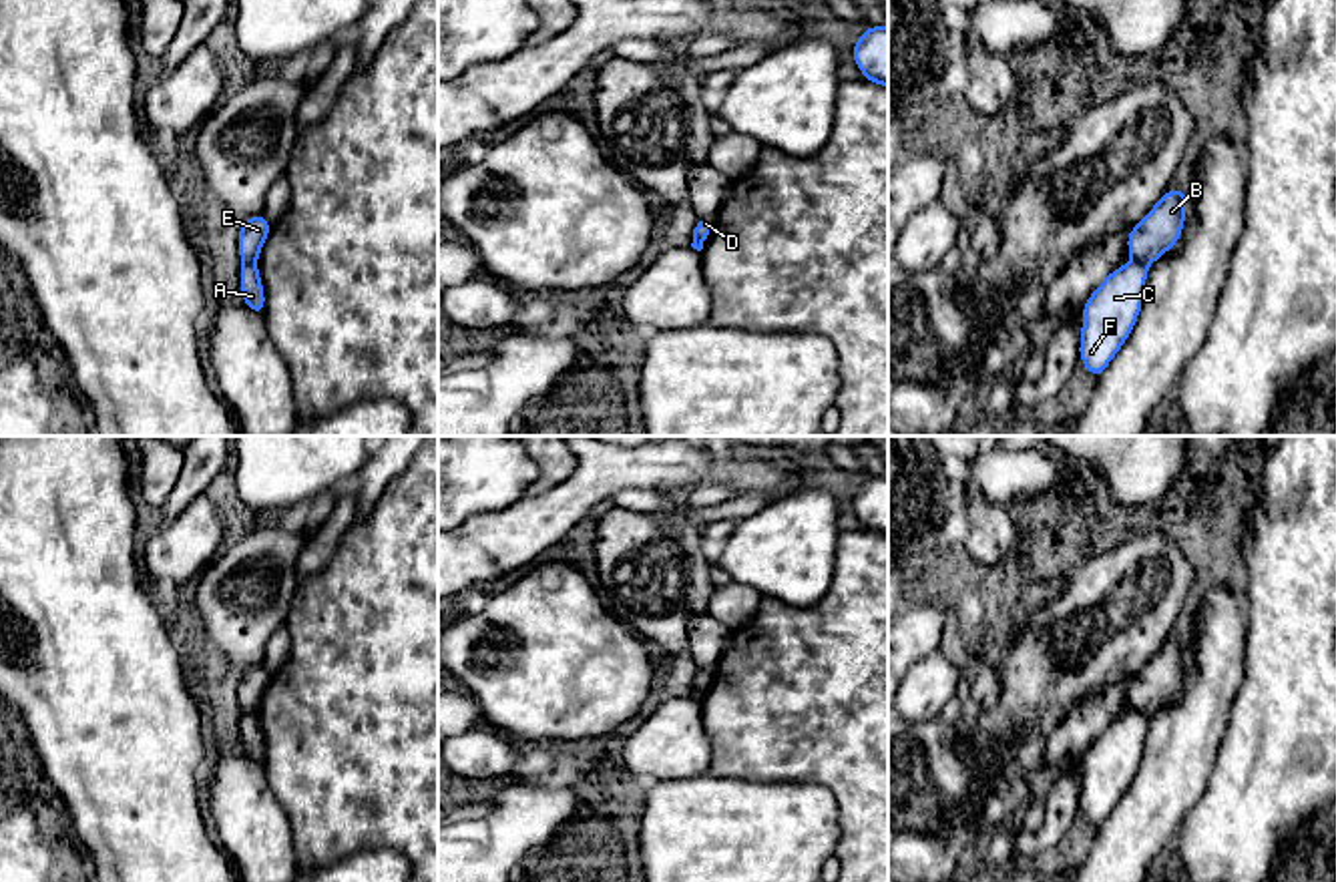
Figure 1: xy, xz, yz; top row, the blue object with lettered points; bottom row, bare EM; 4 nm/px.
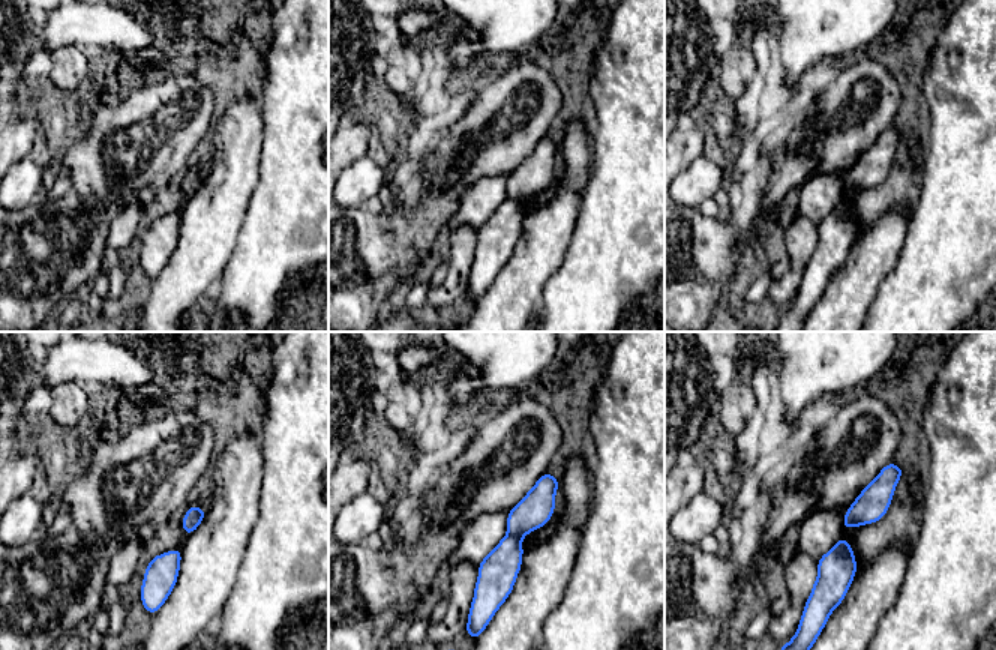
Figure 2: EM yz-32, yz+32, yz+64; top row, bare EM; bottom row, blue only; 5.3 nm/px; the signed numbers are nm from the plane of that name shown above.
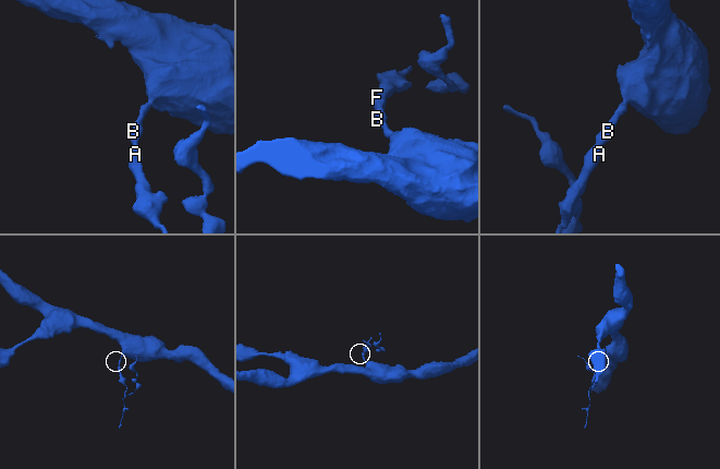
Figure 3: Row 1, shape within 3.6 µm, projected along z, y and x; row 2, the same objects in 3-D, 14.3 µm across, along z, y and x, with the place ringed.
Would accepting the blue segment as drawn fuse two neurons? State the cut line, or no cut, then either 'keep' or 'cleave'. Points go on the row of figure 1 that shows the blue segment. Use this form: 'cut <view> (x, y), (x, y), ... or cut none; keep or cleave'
cut yz (1134, 258), (1146, 266); cleave

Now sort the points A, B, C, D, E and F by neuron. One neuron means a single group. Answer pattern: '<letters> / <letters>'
A C D F / B E

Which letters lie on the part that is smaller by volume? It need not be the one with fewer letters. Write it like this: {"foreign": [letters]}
{"foreign": ["A", "C", "D", "F"]}

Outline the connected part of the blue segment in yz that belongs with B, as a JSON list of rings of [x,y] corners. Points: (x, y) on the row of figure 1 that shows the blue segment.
[[[1169,189],[1151,211],[1127,231],[1127,251],[1139,263],[1151,265],[1181,237],[1189,191]]]

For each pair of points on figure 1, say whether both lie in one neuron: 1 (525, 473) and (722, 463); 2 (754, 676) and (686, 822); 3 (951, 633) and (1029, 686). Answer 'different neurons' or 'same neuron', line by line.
1: different neurons
2: different neurons
3: different neurons

